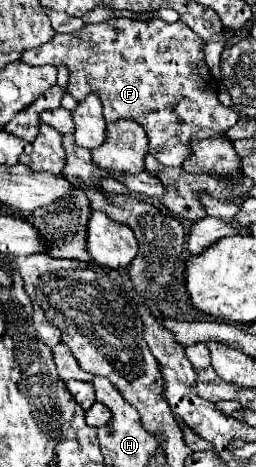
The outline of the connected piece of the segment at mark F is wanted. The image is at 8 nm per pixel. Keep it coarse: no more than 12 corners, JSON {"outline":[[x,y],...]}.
{"outline":[[112,17],[22,53],[64,65],[76,101],[132,119],[180,167],[224,135],[204,41],[182,21]]}

